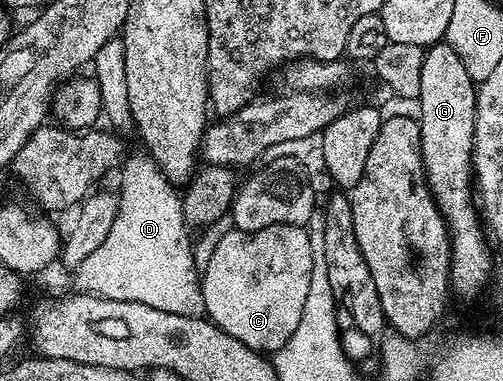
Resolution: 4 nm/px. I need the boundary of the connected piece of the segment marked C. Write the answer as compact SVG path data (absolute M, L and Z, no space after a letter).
M271 225L253 233L235 227L229 230L217 239L208 257L208 266L202 269L200 290L204 296L204 313L222 331L234 335L234 339L246 343L246 347L254 352L274 354L284 346L286 339L290 339L290 335L294 335L294 327L298 327L298 319L302 319L314 264L313 238L312 241L308 238L309 230L302 225Z

